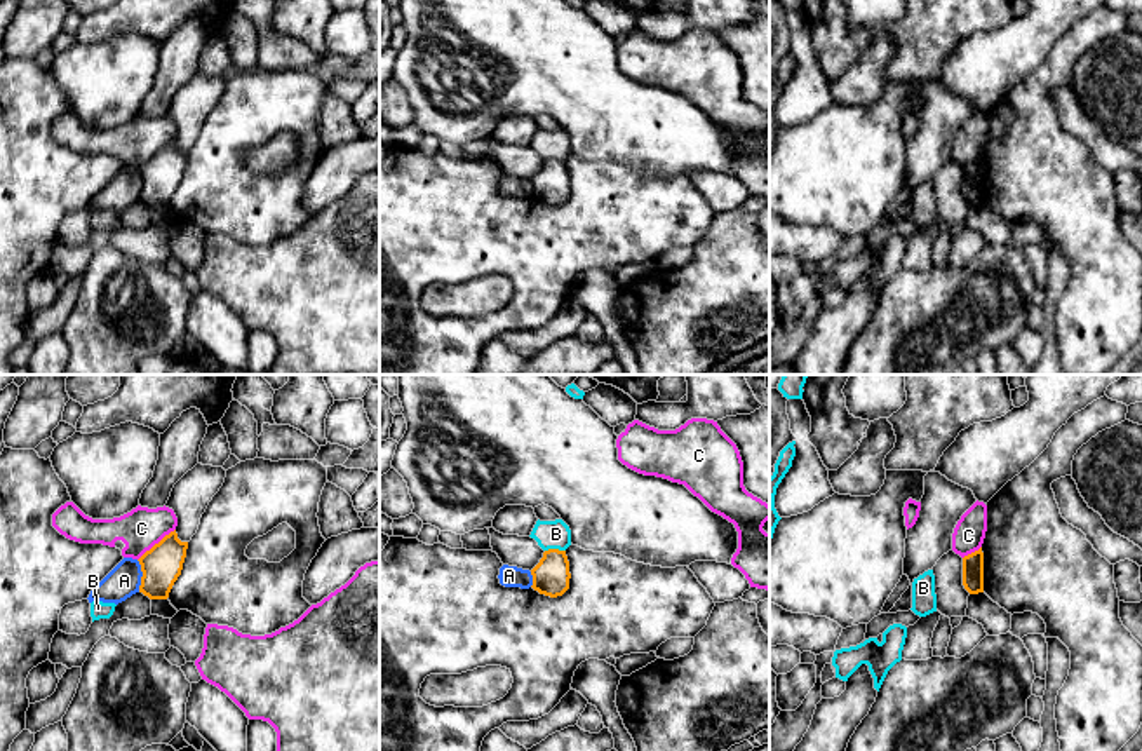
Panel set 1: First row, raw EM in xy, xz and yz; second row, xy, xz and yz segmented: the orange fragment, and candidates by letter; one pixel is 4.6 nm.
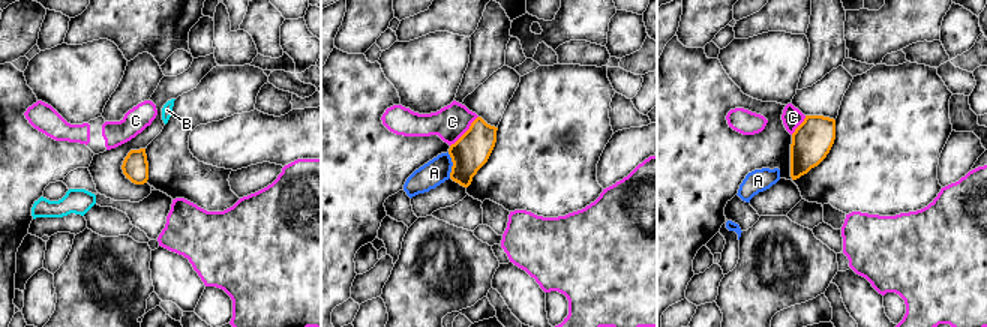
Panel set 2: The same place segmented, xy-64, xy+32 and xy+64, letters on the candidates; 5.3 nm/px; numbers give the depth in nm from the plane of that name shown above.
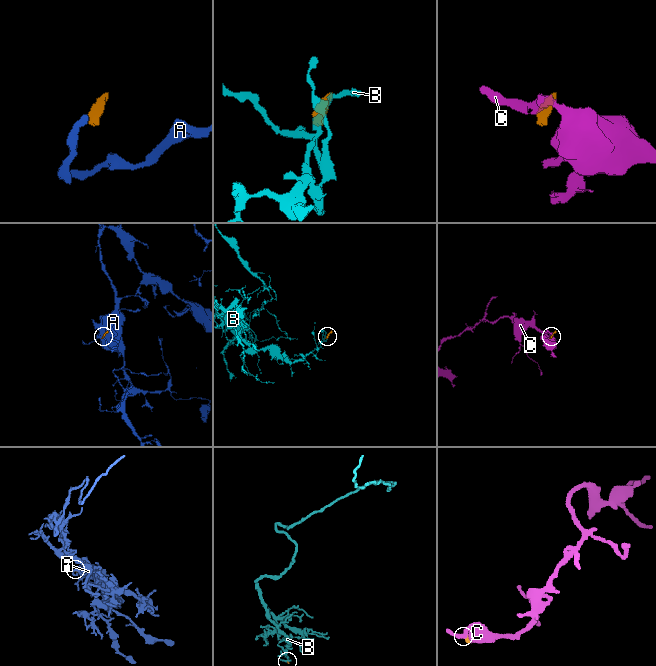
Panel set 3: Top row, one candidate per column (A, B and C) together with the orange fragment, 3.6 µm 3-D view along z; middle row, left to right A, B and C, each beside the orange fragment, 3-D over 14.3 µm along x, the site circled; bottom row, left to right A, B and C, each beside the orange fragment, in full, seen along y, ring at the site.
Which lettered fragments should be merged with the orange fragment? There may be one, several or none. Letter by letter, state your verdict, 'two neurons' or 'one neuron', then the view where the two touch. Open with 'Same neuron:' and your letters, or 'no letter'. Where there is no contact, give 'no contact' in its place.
Same neuron: no letter
A: two neurons; meets orange in xy
B: two neurons; meets orange in xz
C: two neurons; meets orange in xy

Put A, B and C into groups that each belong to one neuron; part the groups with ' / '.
A / B / C

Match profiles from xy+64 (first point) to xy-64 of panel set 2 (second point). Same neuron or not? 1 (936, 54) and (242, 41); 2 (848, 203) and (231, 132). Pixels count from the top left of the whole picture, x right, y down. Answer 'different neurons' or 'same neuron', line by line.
1: same neuron
2: different neurons

